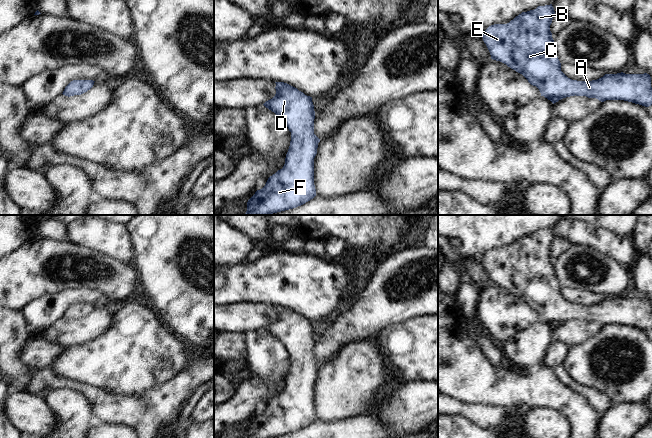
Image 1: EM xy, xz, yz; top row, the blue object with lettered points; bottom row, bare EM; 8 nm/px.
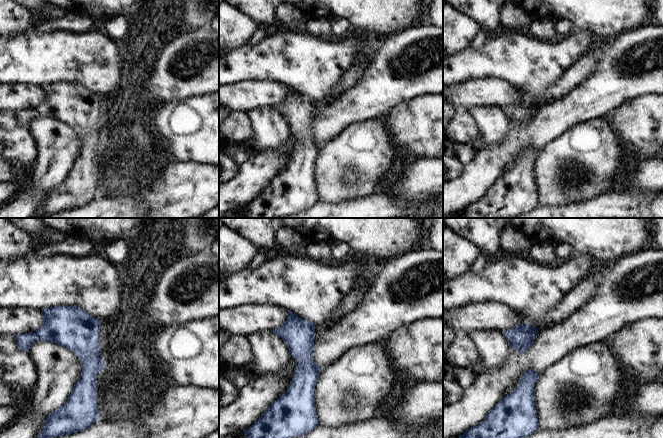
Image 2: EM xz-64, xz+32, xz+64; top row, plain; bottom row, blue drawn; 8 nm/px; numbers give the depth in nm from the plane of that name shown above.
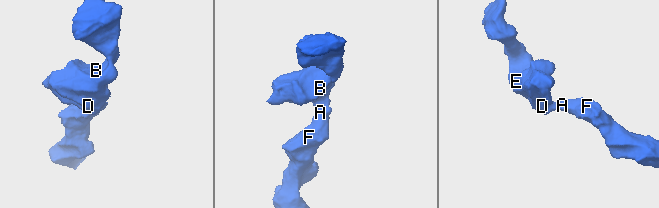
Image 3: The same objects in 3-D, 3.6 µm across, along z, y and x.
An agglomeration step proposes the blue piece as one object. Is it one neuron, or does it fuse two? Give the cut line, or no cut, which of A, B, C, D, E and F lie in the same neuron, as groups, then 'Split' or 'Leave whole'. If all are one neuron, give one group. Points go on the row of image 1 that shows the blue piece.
No split. Groups: A B C D E F. Leave whole

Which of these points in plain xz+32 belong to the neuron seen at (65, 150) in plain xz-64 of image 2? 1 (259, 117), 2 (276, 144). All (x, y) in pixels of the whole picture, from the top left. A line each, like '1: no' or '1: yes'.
1: yes
2: yes

